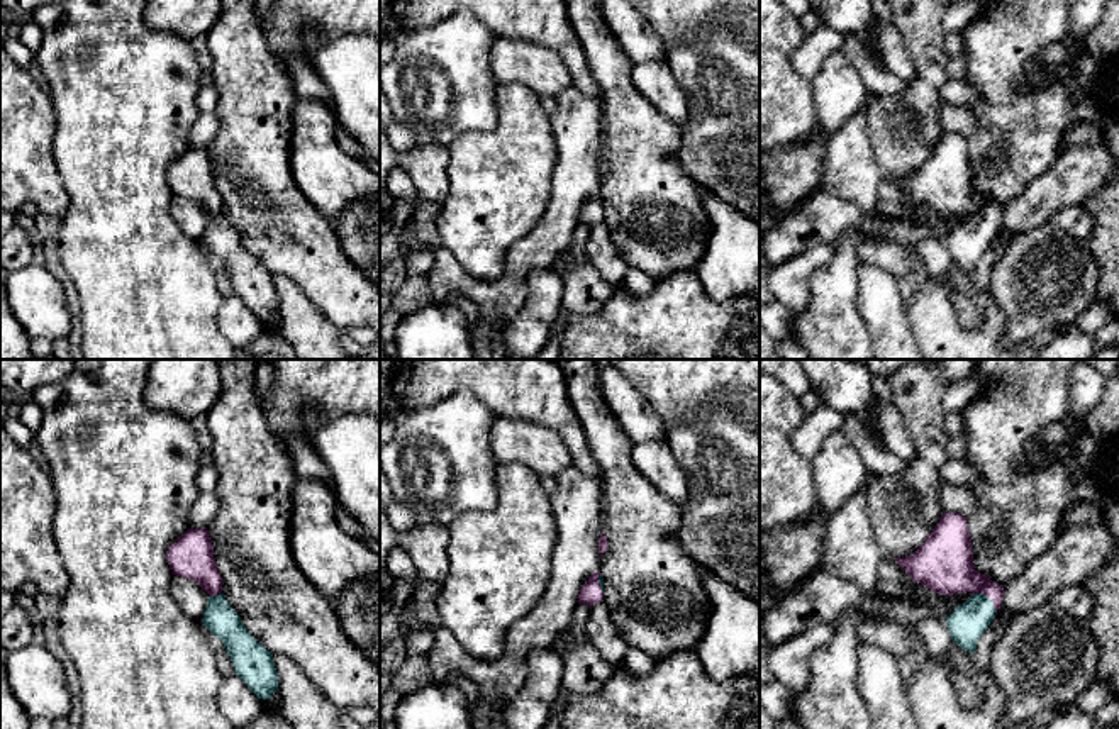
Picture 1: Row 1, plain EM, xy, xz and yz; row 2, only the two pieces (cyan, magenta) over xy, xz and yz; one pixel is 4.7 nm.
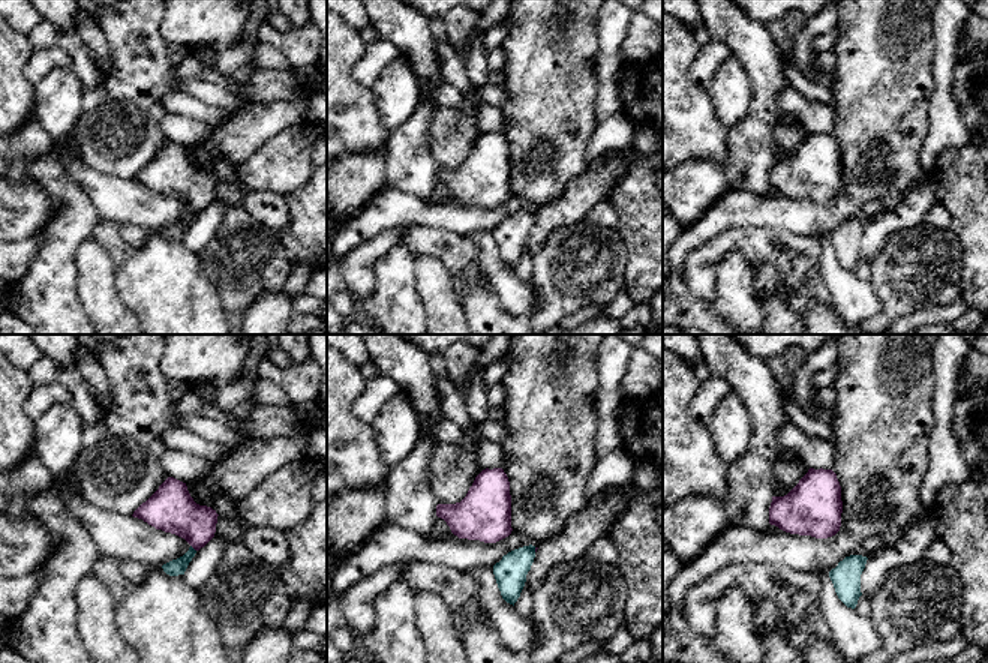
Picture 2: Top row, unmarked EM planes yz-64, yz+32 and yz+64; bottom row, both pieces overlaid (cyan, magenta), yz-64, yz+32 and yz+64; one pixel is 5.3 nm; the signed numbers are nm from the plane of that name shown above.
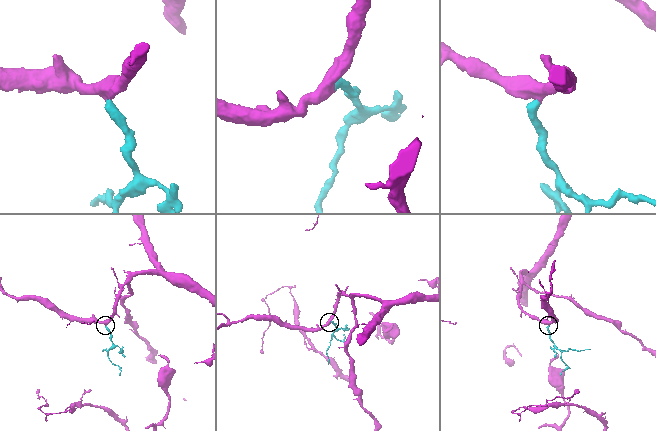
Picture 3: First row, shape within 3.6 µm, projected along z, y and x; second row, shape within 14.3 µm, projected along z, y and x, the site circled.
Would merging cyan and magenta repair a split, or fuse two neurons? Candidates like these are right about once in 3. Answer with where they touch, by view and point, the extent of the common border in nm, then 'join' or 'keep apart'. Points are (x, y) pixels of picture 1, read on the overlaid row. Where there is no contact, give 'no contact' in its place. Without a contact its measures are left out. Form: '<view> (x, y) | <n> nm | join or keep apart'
yz (987, 597) | 150 nm | join

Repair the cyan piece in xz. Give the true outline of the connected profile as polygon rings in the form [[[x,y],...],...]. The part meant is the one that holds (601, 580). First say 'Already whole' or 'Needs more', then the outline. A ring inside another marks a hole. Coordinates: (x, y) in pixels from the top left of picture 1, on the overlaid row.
Needs more. [[[595,570],[580,590],[578,604],[592,607],[600,602],[604,602],[604,578],[600,571]]]

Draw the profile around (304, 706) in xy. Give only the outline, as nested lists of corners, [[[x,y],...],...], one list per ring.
[[[273,654],[280,683],[281,715],[293,729],[342,729],[341,710],[283,654]]]

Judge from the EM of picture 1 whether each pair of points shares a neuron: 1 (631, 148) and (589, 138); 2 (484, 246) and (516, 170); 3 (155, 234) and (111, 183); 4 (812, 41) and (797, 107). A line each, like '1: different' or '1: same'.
1: different
2: same
3: same
4: different

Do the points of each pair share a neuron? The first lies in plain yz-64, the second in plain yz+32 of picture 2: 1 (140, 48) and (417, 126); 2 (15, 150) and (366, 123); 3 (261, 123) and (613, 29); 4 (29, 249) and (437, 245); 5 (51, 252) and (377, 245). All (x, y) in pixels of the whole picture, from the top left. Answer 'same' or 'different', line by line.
1: different
2: different
3: different
4: same
5: different

